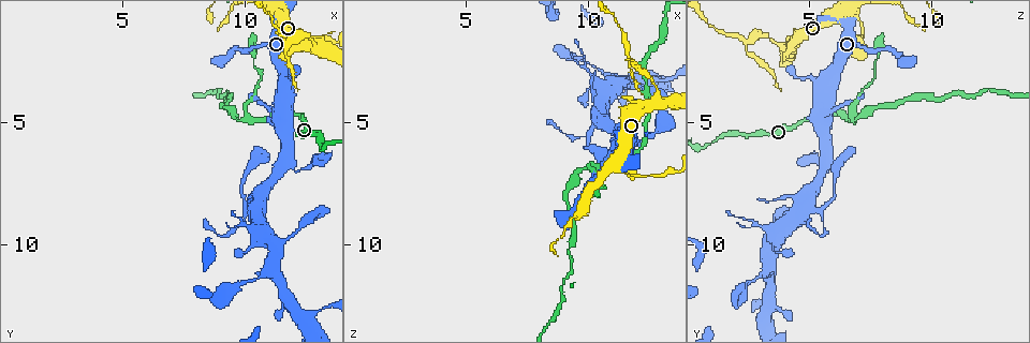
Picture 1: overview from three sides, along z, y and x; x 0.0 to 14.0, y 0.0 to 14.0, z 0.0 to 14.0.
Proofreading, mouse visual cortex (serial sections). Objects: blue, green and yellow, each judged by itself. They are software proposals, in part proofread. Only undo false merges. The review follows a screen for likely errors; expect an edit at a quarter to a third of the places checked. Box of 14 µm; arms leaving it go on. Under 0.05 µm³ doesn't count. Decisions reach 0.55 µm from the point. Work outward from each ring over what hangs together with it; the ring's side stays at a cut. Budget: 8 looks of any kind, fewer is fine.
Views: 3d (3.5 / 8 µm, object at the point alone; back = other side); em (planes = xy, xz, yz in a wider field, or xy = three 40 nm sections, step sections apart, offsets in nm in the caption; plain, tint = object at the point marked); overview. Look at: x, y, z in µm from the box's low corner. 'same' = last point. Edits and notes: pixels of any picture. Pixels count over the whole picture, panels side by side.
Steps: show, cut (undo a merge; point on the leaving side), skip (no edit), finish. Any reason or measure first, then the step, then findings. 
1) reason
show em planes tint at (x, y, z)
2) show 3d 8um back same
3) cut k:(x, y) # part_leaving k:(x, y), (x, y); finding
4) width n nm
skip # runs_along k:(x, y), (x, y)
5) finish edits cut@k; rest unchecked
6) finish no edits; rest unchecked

narrows sharply
show 3d 3.5um at (10.1, 4.8, 6.8)

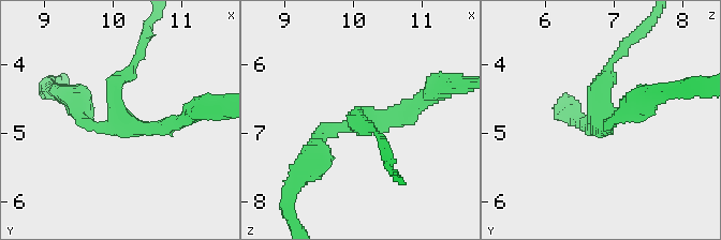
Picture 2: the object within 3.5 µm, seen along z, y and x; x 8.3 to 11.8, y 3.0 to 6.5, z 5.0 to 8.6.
arms 3; arm_widths 200, 200, 250 nm; now the EM
show em xy step 2 plain at (10.10, 4.85, 6.80)

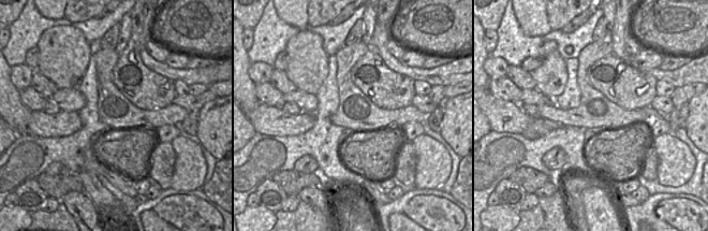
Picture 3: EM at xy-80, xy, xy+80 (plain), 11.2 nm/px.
with the object marked
show em xy step 2 tint same

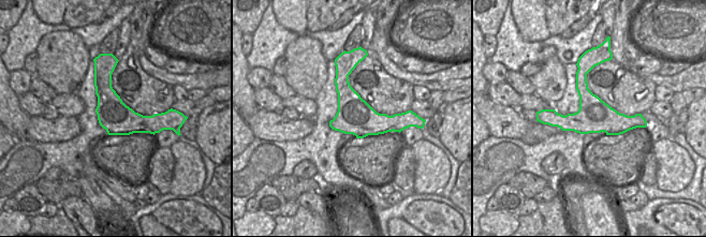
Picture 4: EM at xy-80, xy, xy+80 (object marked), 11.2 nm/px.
skip # one cell here

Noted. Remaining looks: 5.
show 3d 3.5um at (11.7, 1.6, 2.5)

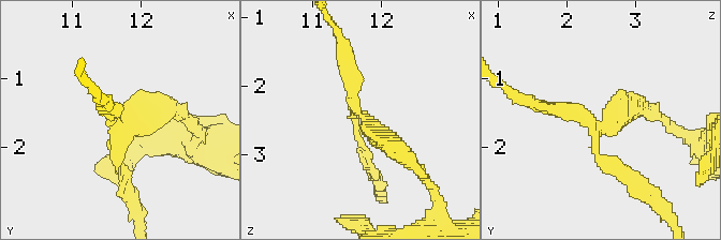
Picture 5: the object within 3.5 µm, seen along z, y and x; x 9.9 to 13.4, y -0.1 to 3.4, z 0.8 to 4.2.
show em xy step 1 tint at (11.75, 1.70, 2.50)

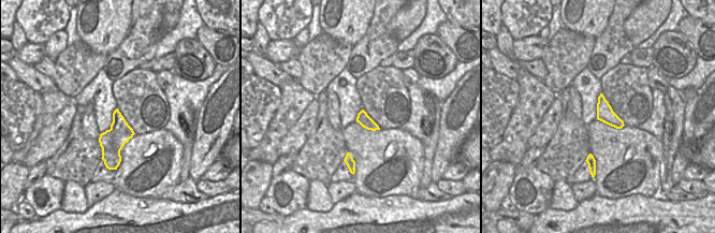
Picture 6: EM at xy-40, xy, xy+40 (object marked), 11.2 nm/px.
cut 5:(615, 165) # part_leaving 5:(601, 126), (513, 93); two cells meet here

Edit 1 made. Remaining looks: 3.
finish edits cut@5; rest unchecked

